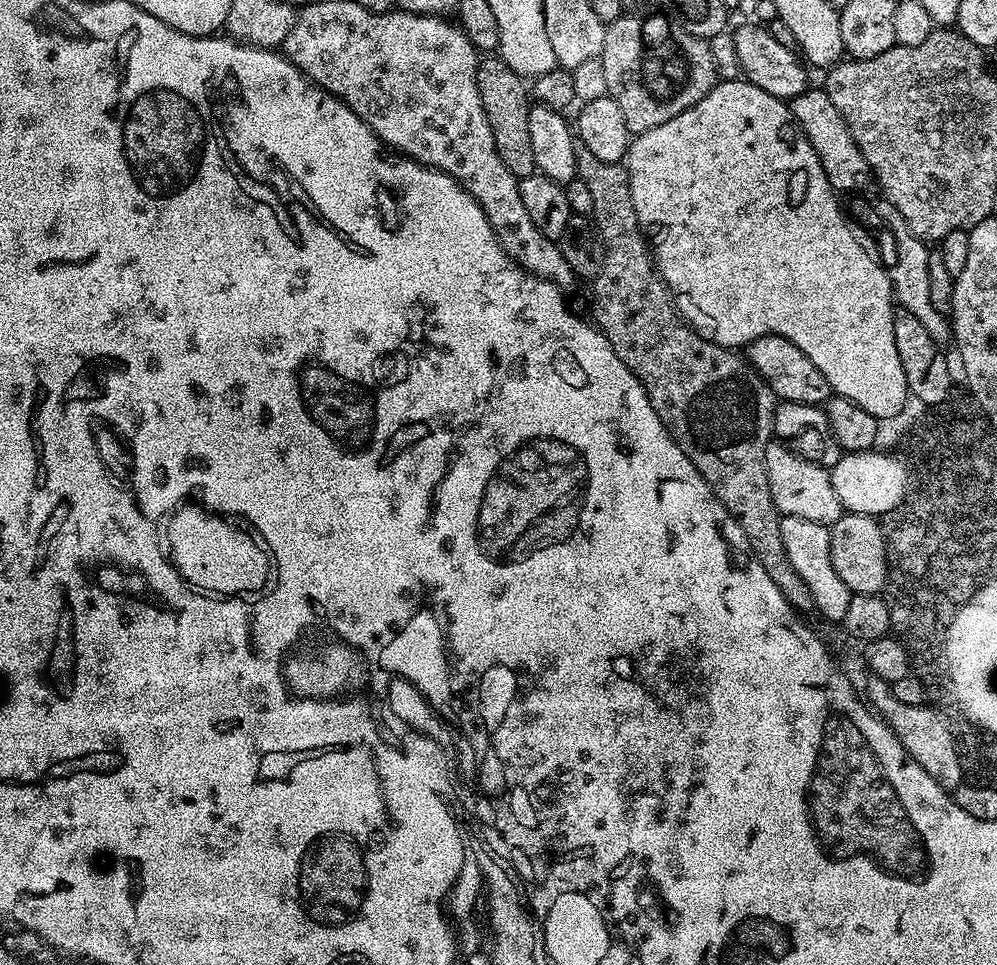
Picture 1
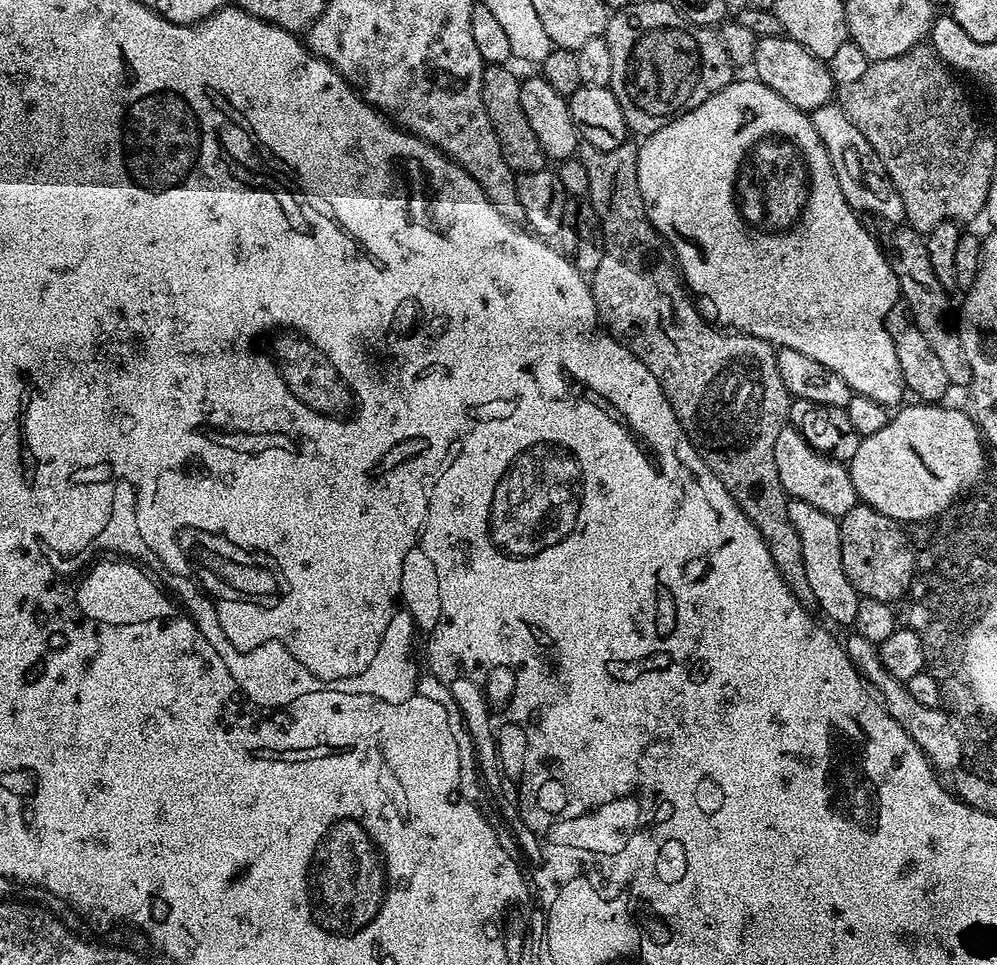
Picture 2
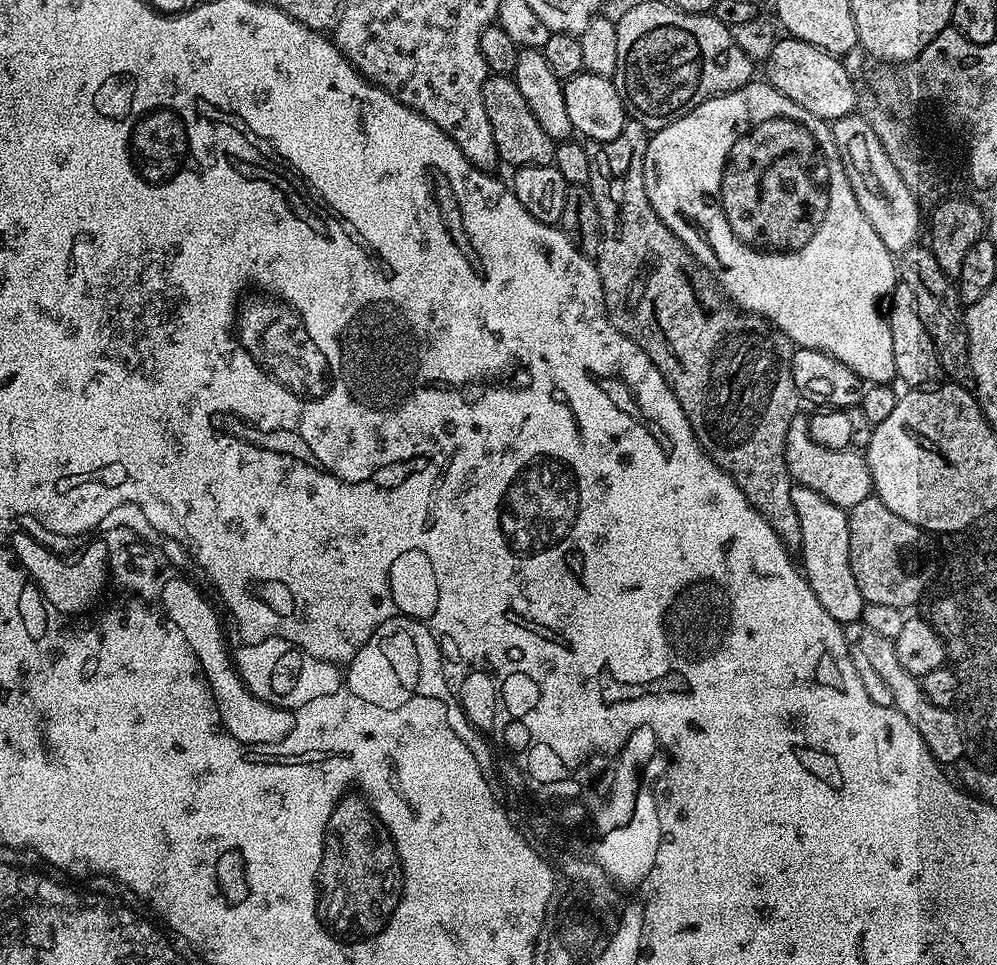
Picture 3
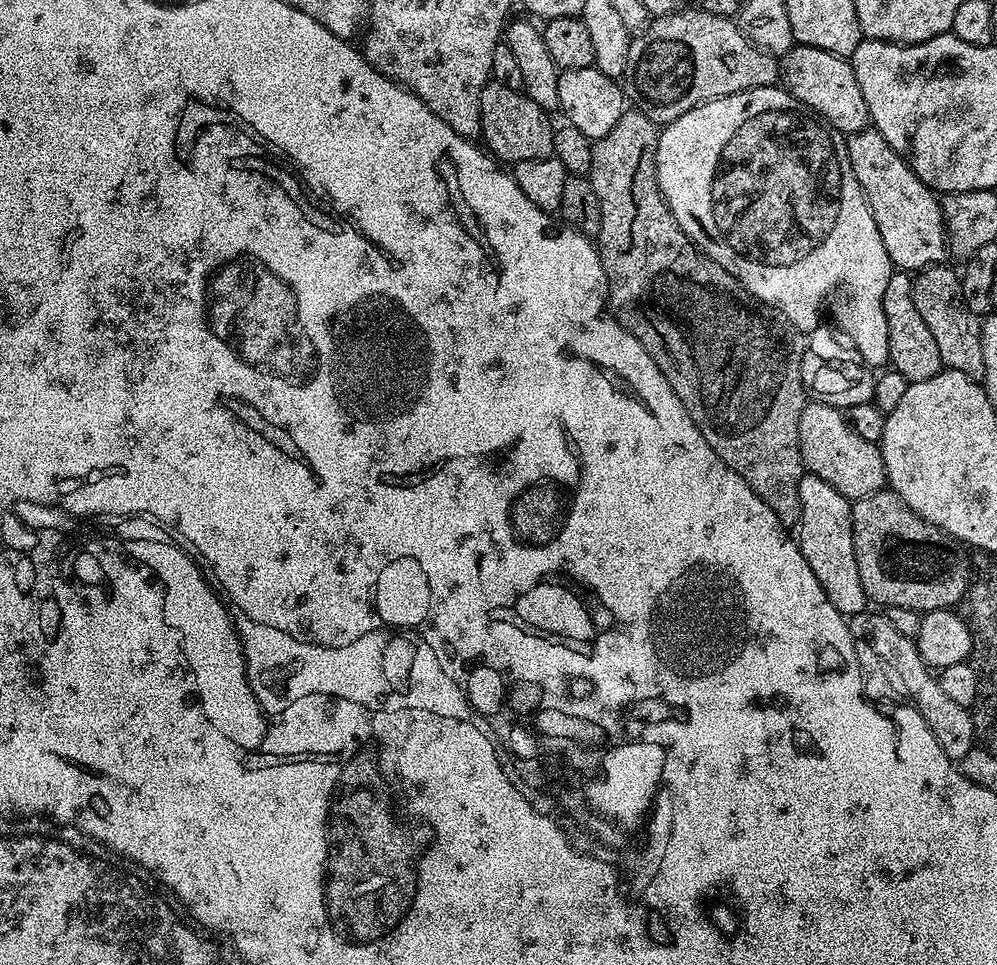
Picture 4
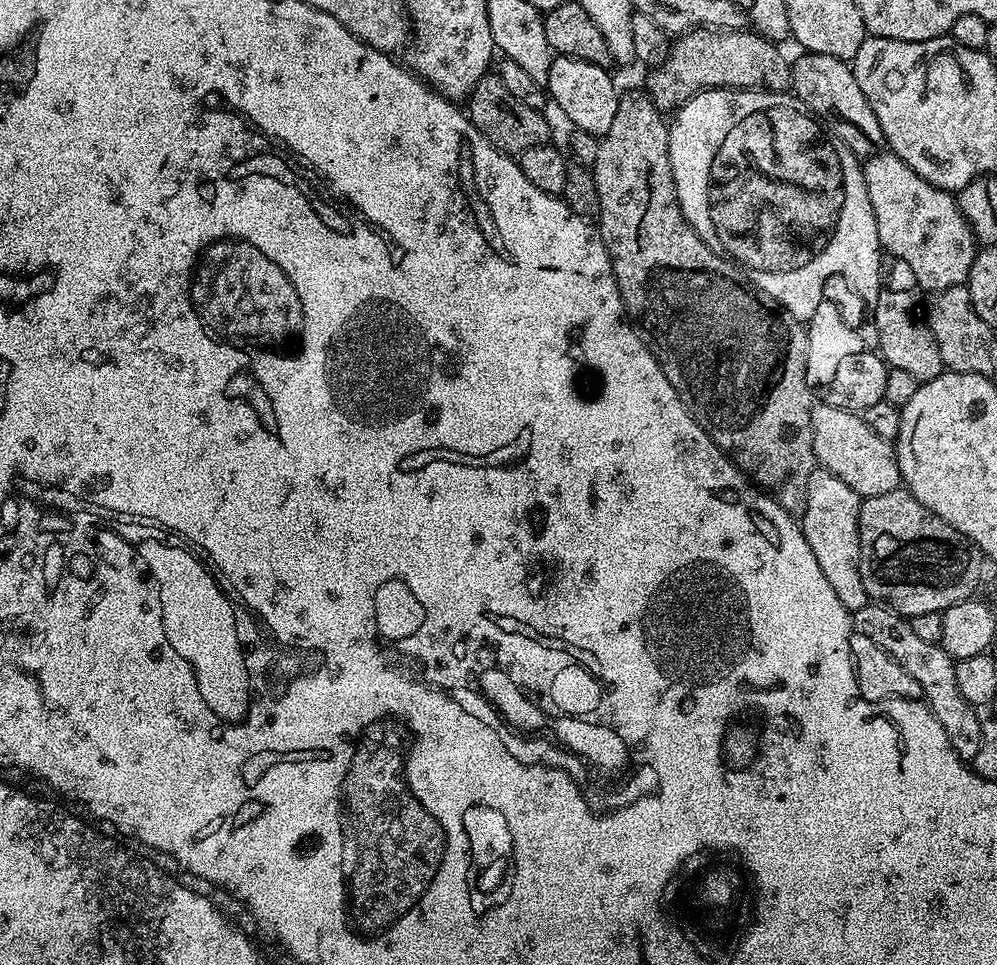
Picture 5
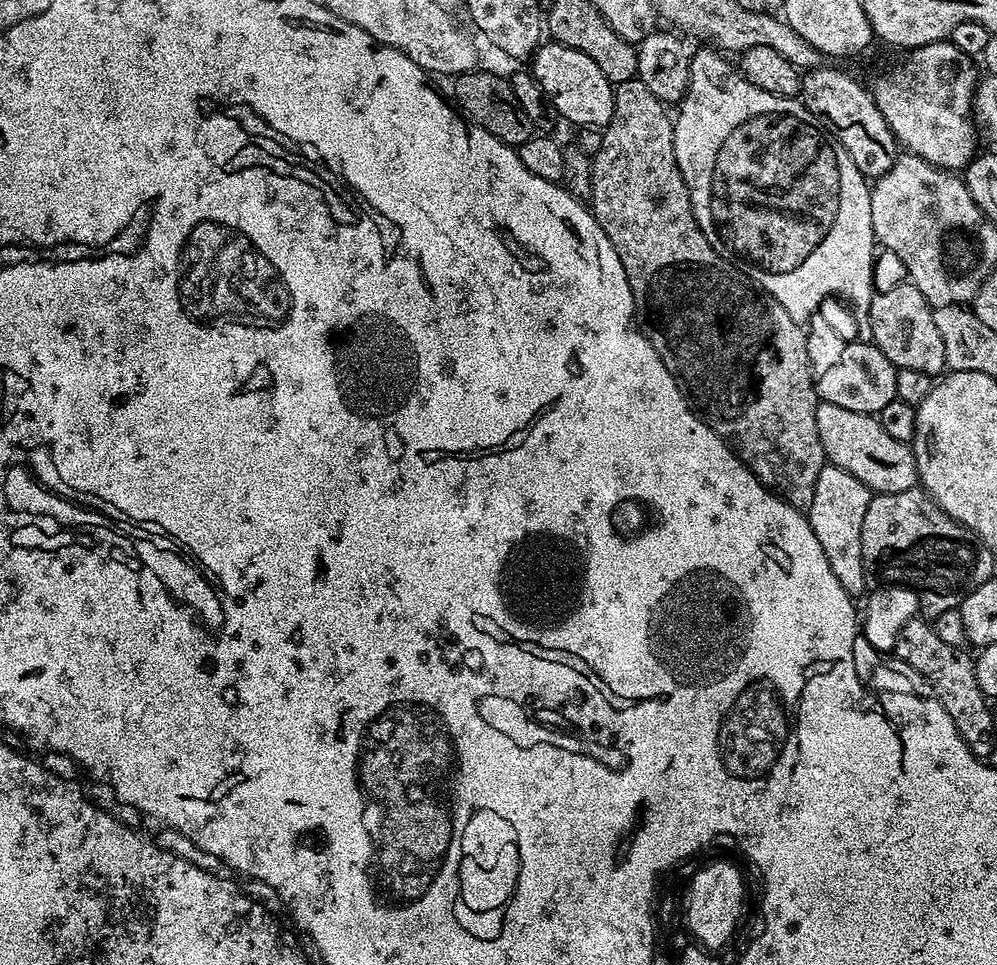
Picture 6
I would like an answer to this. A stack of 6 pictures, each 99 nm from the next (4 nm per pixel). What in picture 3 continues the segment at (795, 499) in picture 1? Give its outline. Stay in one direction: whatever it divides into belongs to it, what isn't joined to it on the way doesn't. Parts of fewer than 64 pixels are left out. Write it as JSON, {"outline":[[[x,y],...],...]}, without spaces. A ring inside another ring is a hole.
{"outline":[[[807,415],[795,416],[790,422],[790,430],[786,430],[786,464],[795,483],[817,491],[822,494],[822,498],[829,499],[839,508],[853,508],[858,506],[858,502],[862,502],[862,498],[873,495],[867,455],[855,448],[830,450],[826,446],[818,446],[818,442],[810,438]]]}

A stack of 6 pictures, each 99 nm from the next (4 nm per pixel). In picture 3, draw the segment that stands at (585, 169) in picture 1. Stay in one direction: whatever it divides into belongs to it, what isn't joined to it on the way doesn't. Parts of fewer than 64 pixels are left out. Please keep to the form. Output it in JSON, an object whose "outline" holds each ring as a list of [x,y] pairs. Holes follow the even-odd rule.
{"outline":[[[625,119],[622,134],[610,142],[584,144],[590,158],[590,178],[587,187],[598,206],[604,237],[594,263],[604,295],[604,310],[608,321],[630,342],[634,342],[658,366],[662,378],[670,386],[674,398],[682,406],[694,434],[709,458],[717,464],[746,494],[746,498],[774,526],[774,534],[790,550],[799,549],[802,526],[794,514],[790,499],[792,475],[786,464],[786,430],[801,411],[802,397],[794,386],[792,373],[792,339],[769,320],[753,312],[741,312],[720,290],[720,285],[710,273],[692,257],[690,249],[654,214],[650,198],[646,198],[646,150],[650,139],[649,129],[638,121]]]}

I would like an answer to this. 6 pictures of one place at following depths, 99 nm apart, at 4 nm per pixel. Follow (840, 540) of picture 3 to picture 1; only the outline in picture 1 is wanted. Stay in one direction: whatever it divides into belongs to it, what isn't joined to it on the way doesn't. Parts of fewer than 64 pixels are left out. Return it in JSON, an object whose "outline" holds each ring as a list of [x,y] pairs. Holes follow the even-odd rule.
{"outline":[[[781,516],[782,546],[786,546],[786,554],[790,558],[790,566],[798,570],[798,578],[806,582],[810,594],[814,596],[816,612],[824,615],[828,620],[842,622],[846,618],[846,609],[850,606],[852,593],[838,578],[834,570],[834,562],[830,560],[830,528],[829,525],[810,522],[810,518],[794,518]]]}

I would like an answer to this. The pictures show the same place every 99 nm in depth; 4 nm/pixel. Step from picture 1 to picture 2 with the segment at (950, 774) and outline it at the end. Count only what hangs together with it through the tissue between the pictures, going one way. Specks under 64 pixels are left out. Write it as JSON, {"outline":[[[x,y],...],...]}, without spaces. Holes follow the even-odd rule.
{"outline":[[[855,634],[849,636],[849,640],[843,641],[848,657],[858,665],[861,676],[874,689],[875,695],[882,701],[884,709],[894,718],[894,722],[898,722],[898,726],[902,726],[902,730],[906,730],[906,734],[914,738],[914,742],[937,773],[945,774],[944,772],[950,771],[951,768],[952,771],[959,769],[964,741],[951,715],[943,707],[922,706],[922,702],[917,702],[911,696],[907,683],[894,678],[894,674],[890,674],[890,670],[882,666],[882,658],[877,645]]]}

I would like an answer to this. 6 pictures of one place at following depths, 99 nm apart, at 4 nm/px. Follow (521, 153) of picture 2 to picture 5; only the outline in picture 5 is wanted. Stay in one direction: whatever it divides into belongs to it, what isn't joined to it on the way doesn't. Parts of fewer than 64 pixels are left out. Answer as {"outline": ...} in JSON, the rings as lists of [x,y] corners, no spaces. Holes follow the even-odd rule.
{"outline":[[[499,75],[483,76],[474,86],[474,90],[466,101],[466,115],[476,129],[500,152],[519,157],[521,152],[534,150],[534,146],[542,146],[553,139],[552,128],[548,125],[545,113],[541,110],[530,110],[530,106],[513,98],[510,90],[502,86]]]}

